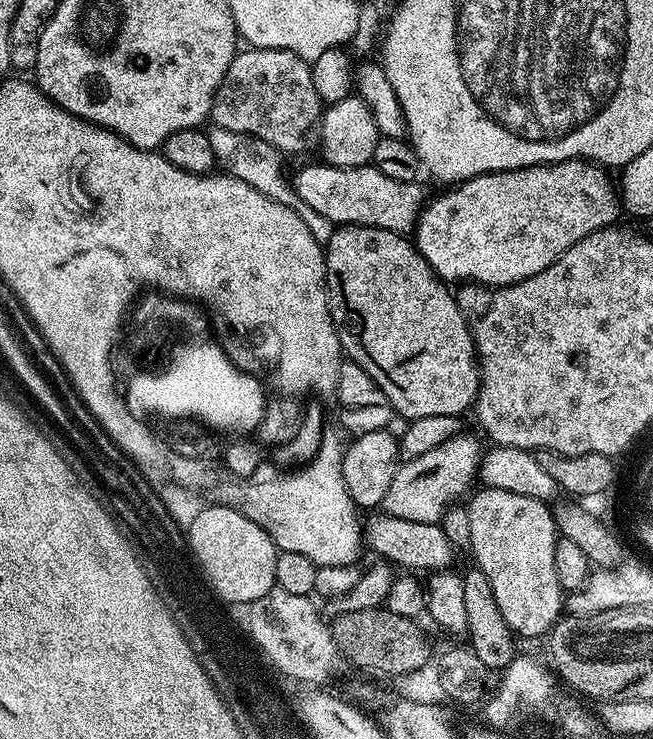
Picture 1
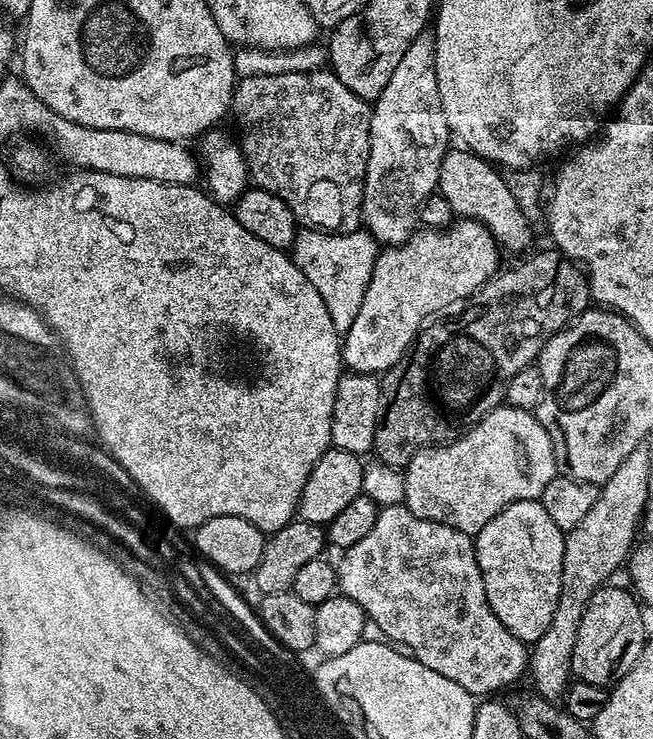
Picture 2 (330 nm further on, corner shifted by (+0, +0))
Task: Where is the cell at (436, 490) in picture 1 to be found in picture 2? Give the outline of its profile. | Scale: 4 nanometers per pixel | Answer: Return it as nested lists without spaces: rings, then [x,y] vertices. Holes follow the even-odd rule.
[[[501,406],[473,424],[472,429],[457,440],[448,444],[433,444],[431,448],[423,448],[418,454],[414,454],[414,458],[410,458],[403,469],[403,474],[406,482],[405,507],[418,518],[444,523],[454,530],[475,537],[482,526],[486,526],[490,518],[506,510],[506,506],[523,500],[539,500],[542,490],[546,490],[546,486],[550,486],[552,479],[558,475],[558,461],[550,442],[550,434],[532,412]]]

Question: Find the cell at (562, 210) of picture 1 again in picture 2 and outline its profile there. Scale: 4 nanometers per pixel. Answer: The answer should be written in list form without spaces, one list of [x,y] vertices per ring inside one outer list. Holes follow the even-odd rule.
[[[465,218],[453,219],[452,223],[444,228],[425,227],[413,232],[405,244],[385,247],[374,262],[366,294],[362,294],[358,318],[354,318],[354,326],[350,326],[350,330],[343,333],[343,367],[349,372],[389,372],[395,364],[404,359],[421,328],[440,314],[435,312],[440,312],[451,304],[459,305],[467,301],[490,277],[496,275],[501,267],[500,255],[502,249],[490,234],[489,228],[482,221]]]

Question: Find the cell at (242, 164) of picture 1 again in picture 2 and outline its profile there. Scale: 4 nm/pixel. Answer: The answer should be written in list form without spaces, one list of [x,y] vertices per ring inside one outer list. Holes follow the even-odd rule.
[[[308,226],[297,231],[290,255],[302,274],[310,278],[314,290],[322,294],[322,302],[326,302],[326,311],[330,313],[330,322],[334,322],[334,330],[341,334],[348,332],[350,326],[354,326],[354,318],[358,318],[362,294],[366,294],[366,286],[374,270],[378,241],[367,230],[326,232],[315,226]]]

